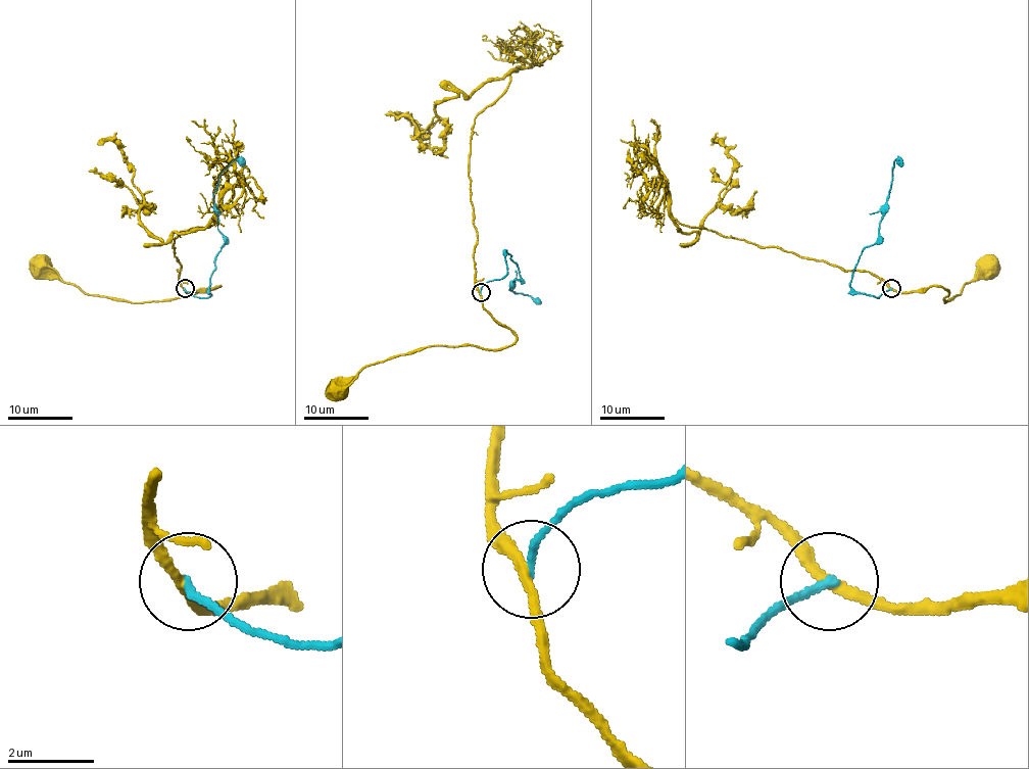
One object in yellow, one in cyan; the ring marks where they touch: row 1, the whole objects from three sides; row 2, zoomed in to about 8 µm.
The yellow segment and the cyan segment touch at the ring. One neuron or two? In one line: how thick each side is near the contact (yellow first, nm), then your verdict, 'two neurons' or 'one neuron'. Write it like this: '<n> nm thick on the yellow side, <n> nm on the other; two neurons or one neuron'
220 nm thick on the yellow side, 170 nm on the other; two neurons

